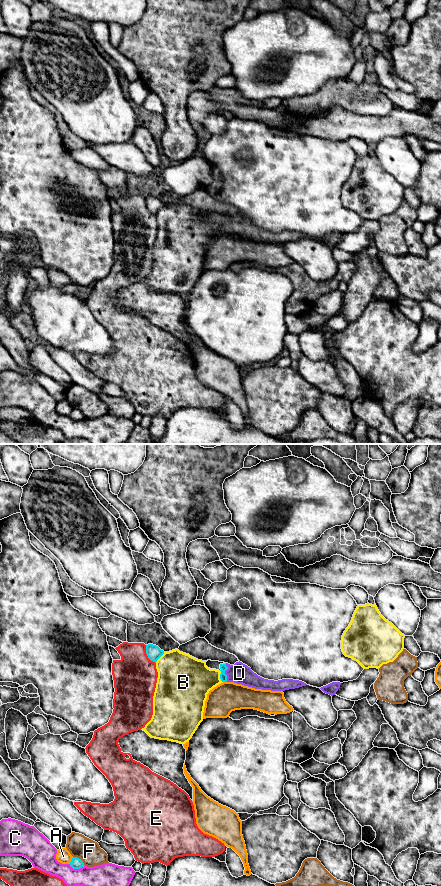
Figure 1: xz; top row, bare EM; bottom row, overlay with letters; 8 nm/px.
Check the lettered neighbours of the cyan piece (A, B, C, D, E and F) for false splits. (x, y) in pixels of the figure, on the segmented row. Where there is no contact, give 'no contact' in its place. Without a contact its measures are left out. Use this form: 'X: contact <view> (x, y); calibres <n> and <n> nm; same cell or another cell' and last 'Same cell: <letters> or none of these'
A: contact xz (71, 860); calibres 90 and 120 nm; another cell
B: contact xz (220, 676); calibres 60 and 360 nm; another cell
C: contact xz (77, 868); calibres 90 and 190 nm; another cell
D: contact xz (224, 672); calibres 60 and 170 nm; same cell
E: contact xz (147, 655); calibres 120 and 360 nm; another cell
F: contact xz (80, 859); calibres 90 and 190 nm; another cell
Same cell: D

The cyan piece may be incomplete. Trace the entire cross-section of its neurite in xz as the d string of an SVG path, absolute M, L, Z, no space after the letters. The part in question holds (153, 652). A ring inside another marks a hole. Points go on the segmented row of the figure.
M148 644L146 645L146 654L151 661L156 663L157 660L164 654L164 651L156 645Z

